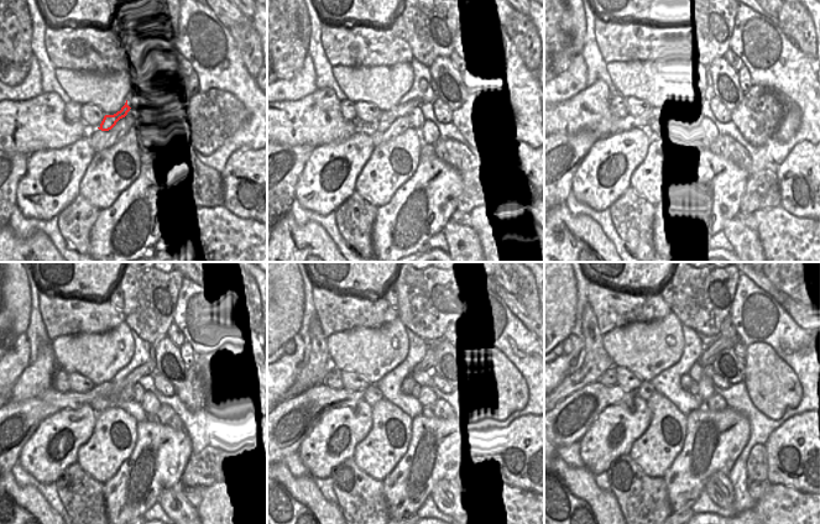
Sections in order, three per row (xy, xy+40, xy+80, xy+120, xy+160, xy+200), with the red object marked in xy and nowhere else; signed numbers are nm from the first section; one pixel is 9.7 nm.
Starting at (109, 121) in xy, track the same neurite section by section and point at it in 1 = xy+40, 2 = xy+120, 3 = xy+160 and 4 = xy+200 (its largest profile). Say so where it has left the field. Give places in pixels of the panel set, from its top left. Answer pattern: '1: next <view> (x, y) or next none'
1: next xy+40 (386, 118)
2: next xy+120 (109, 391)
3: next xy+160 (372, 394)
4: next xy+200 (646, 389)

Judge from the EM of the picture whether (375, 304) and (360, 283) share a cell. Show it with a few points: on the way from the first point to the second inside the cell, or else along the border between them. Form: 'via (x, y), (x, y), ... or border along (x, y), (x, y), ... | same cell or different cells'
border along (372, 293), (380, 294) | different cells

